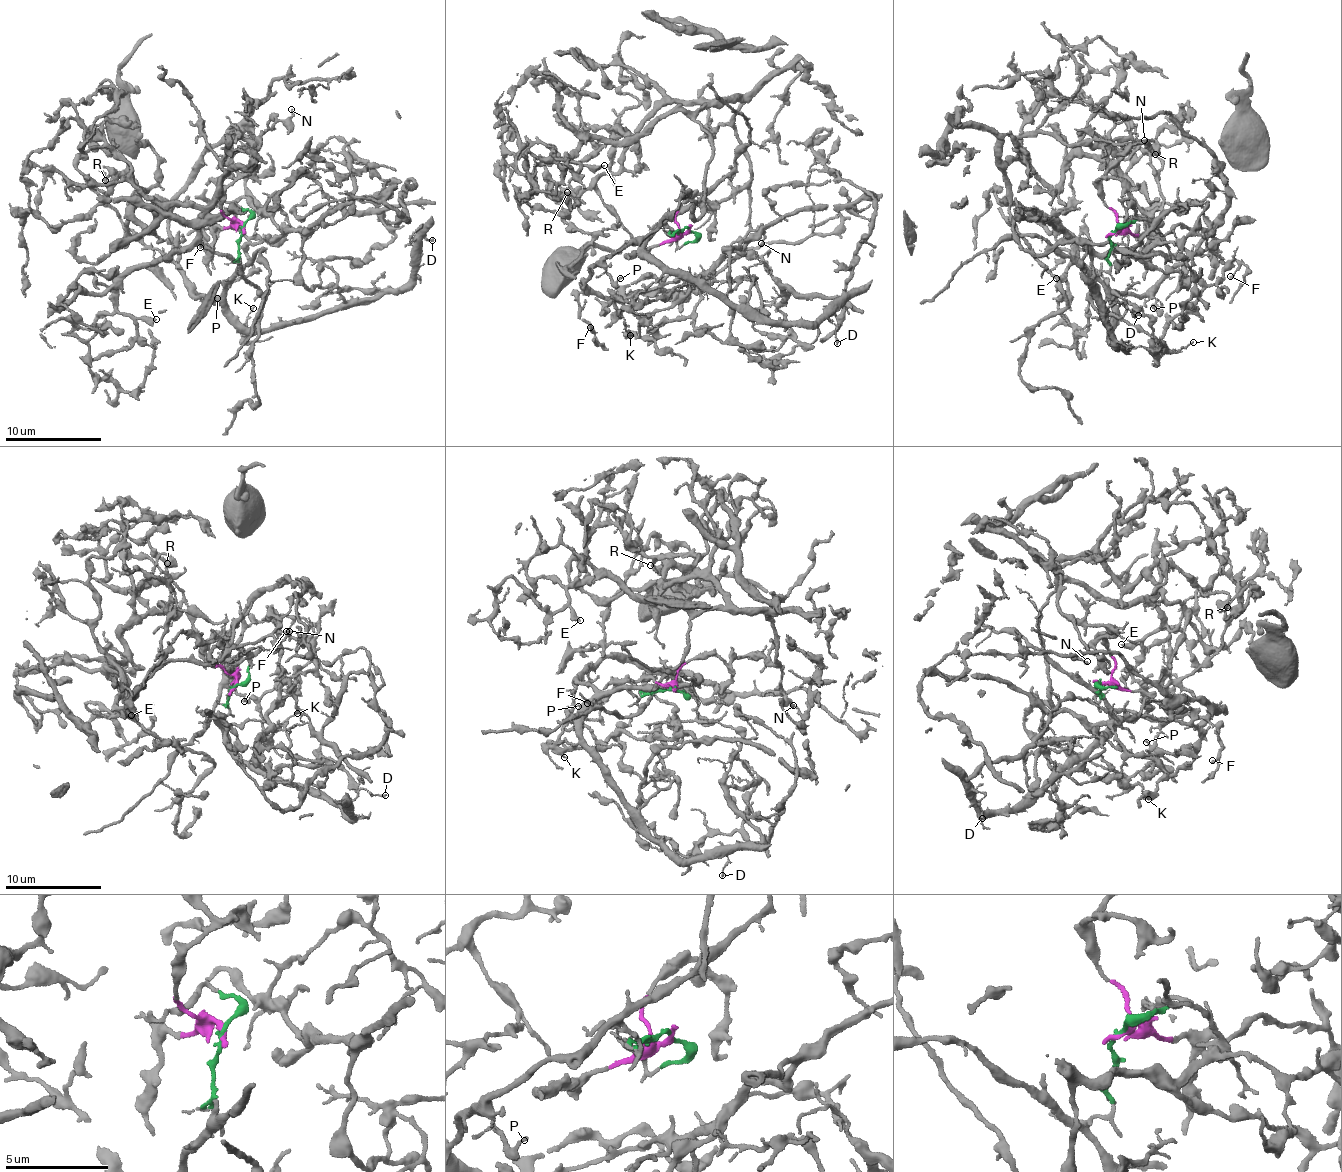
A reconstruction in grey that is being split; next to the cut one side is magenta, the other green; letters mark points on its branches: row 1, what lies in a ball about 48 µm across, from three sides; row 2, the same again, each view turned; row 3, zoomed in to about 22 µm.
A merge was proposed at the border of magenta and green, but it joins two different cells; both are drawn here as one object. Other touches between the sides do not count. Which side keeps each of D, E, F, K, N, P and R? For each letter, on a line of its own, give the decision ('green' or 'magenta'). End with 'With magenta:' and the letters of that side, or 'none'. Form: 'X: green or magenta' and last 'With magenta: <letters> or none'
D: green
E: magenta
F: green
K: green
N: magenta
P: green
R: magenta
With magenta: E, N, R

